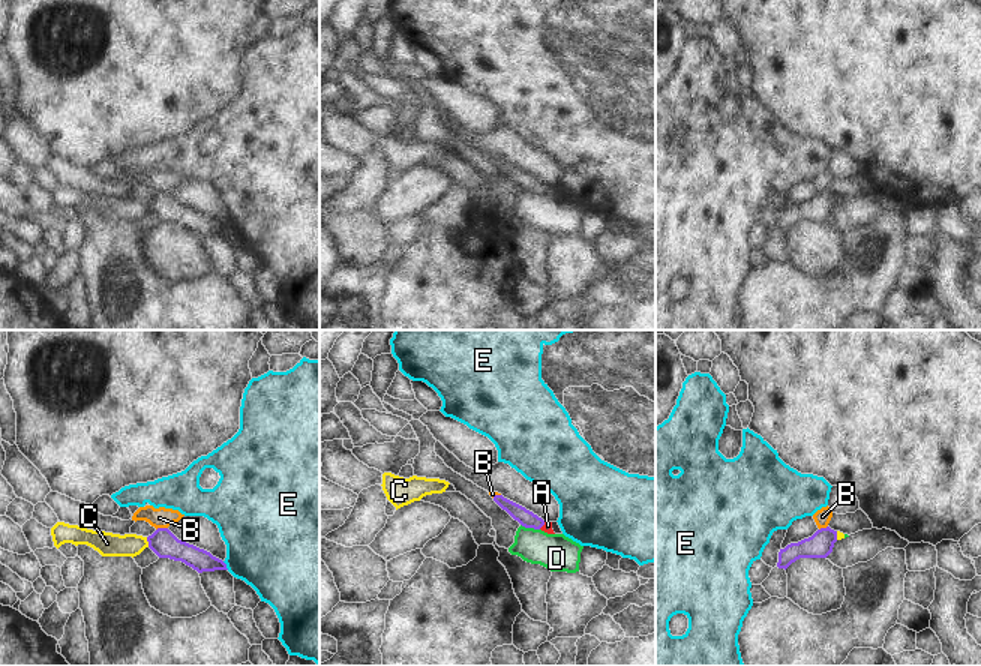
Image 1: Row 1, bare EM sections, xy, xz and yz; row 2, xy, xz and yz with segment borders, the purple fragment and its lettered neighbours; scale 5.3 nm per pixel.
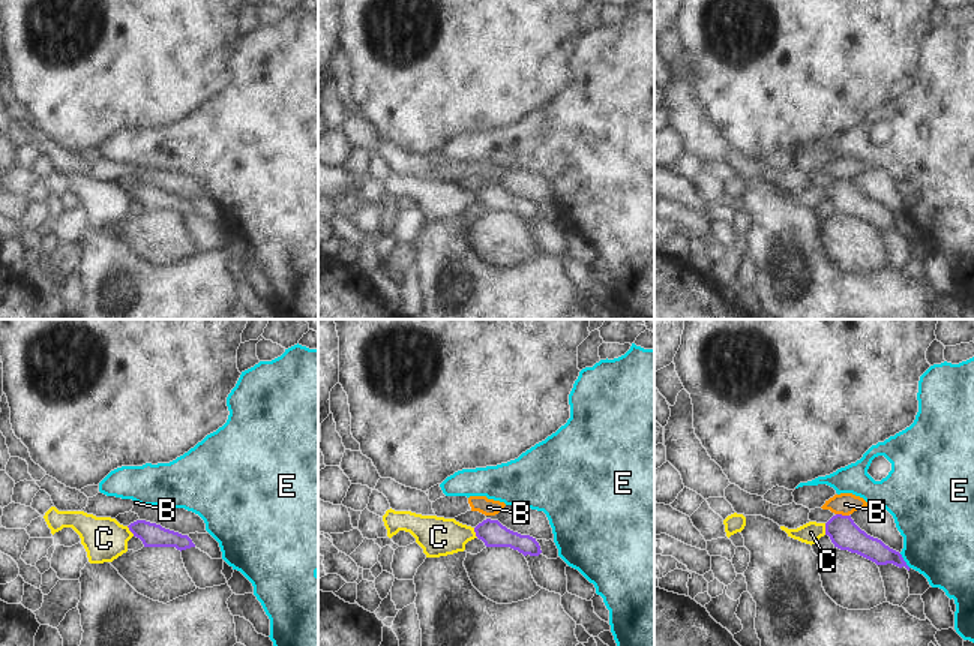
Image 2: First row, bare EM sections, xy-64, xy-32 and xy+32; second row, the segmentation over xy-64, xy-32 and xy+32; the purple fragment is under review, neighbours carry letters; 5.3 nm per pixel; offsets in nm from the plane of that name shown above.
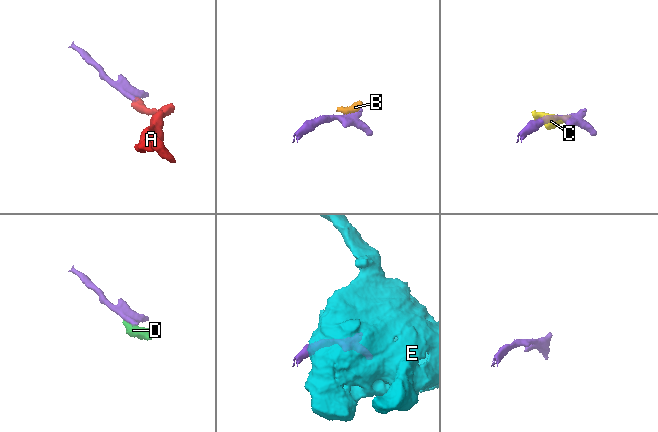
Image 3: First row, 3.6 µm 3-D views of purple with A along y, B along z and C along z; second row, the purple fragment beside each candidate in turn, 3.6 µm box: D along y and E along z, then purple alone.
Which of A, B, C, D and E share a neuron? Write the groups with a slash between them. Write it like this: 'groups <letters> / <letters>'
groups A / B / C D / E

